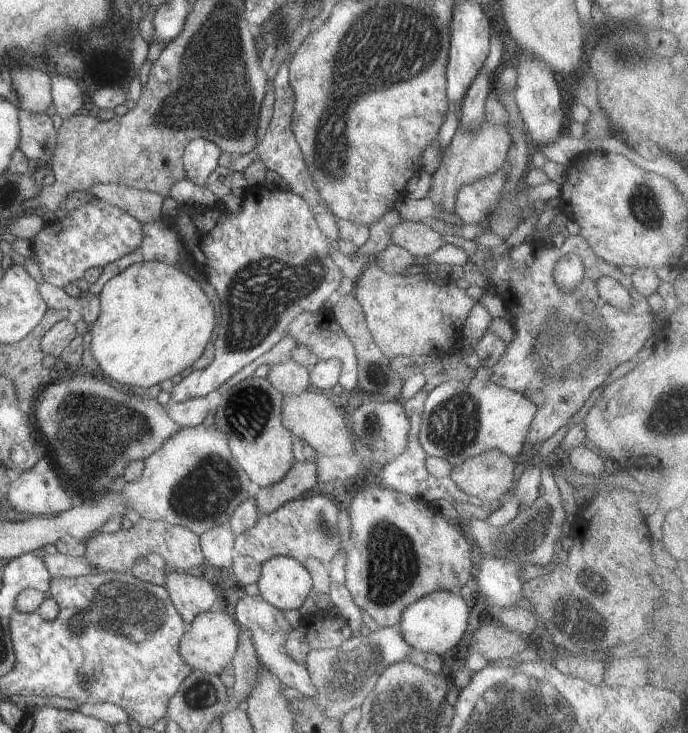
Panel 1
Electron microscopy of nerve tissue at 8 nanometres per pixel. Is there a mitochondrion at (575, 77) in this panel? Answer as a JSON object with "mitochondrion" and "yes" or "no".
{"mitochondrion":"no"}

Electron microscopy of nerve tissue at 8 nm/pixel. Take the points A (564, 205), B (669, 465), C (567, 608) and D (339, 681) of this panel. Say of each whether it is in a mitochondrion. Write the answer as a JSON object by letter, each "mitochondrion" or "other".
{"A":"other","B":"other","C":"mitochondrion","D":"mitochondrion"}

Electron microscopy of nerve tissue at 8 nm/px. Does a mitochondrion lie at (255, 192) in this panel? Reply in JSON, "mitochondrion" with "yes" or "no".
{"mitochondrion":"no"}

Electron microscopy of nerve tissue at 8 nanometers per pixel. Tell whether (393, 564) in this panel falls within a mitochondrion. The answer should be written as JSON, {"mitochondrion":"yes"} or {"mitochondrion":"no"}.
{"mitochondrion":"yes"}

